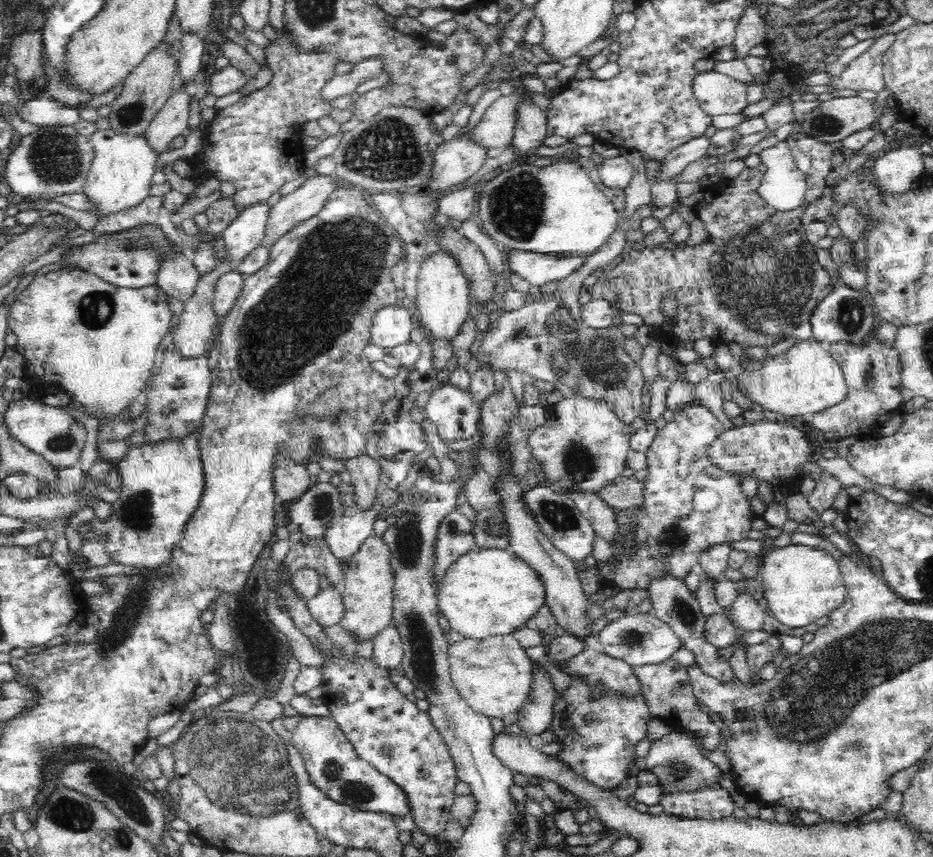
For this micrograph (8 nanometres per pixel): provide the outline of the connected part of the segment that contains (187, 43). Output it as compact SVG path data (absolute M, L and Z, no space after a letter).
M184 31L181 39L181 48L178 52L178 65L180 65L180 75L178 84L193 81L193 75L198 72L201 66L201 58L204 54L205 37L200 36L200 32Z

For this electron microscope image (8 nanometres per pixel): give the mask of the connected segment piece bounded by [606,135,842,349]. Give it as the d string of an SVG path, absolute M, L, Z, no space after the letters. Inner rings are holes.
M792 135L788 141L791 158L807 182L800 207L786 212L769 207L757 191L767 166L759 163L755 168L744 167L736 178L720 186L716 193L706 193L705 198L694 206L696 217L706 226L707 237L702 243L674 250L660 245L641 248L606 274L606 280L614 284L614 290L620 295L619 308L625 313L638 314L654 339L673 340L678 346L679 342L694 343L699 338L710 338L715 344L736 343L742 348L757 346L767 349L792 336L800 322L811 318L818 303L832 292L834 287L830 286L830 275L816 260L814 245L806 238L805 225L800 217L805 209L822 198L826 176L832 172L835 158L842 150L836 145L820 143L802 135ZM666 303L672 305L672 314L663 309Z

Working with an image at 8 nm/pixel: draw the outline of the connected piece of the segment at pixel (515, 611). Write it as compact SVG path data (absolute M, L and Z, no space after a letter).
M473 548L450 564L442 580L437 581L437 607L450 627L470 640L486 640L492 636L512 635L544 605L544 587L522 560L510 551Z

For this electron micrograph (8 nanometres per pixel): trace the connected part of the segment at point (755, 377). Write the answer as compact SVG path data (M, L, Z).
M814 338L794 340L788 350L766 359L764 363L765 365L761 370L739 374L737 376L737 387L742 390L744 395L746 394L751 400L772 412L780 412L785 417L803 416L810 419L816 413L840 404L847 395L847 382L843 368L828 351L827 345Z

